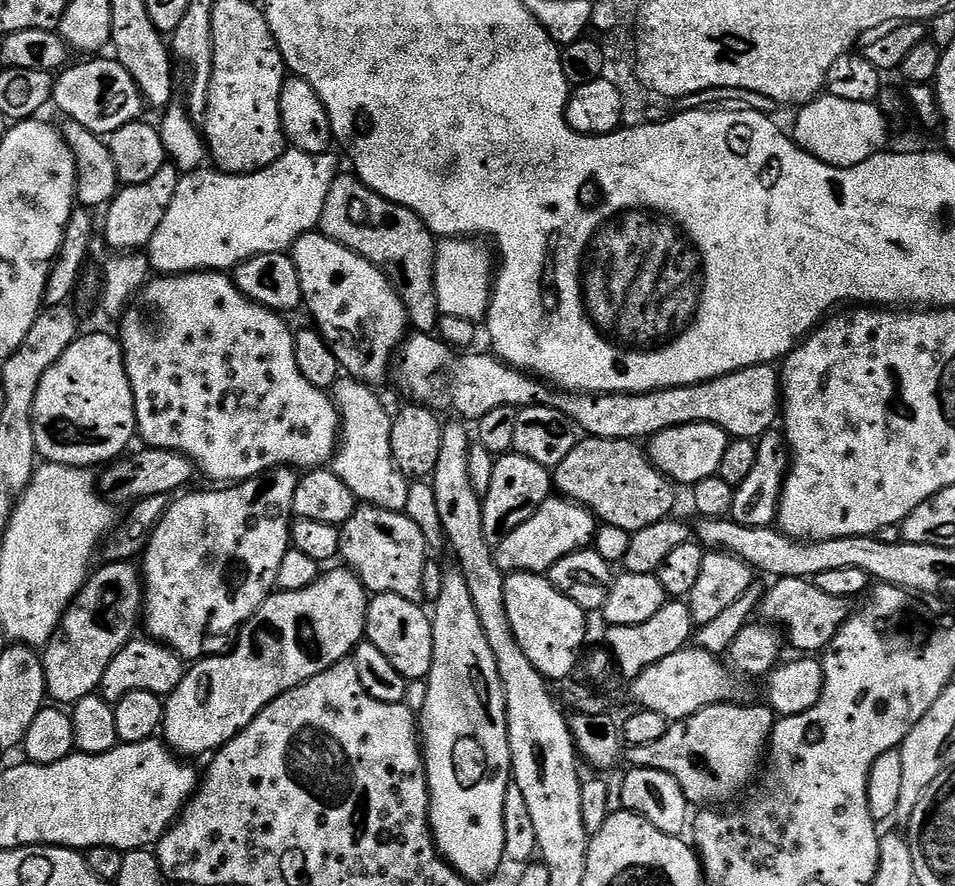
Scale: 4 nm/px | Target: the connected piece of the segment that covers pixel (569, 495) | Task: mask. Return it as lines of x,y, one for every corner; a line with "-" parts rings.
597,436
581,439
562,458
554,470
554,488
564,499
592,511
600,524
618,526
618,530
631,533
669,519
675,513
672,511
676,508
678,491
677,485
656,469
639,443

